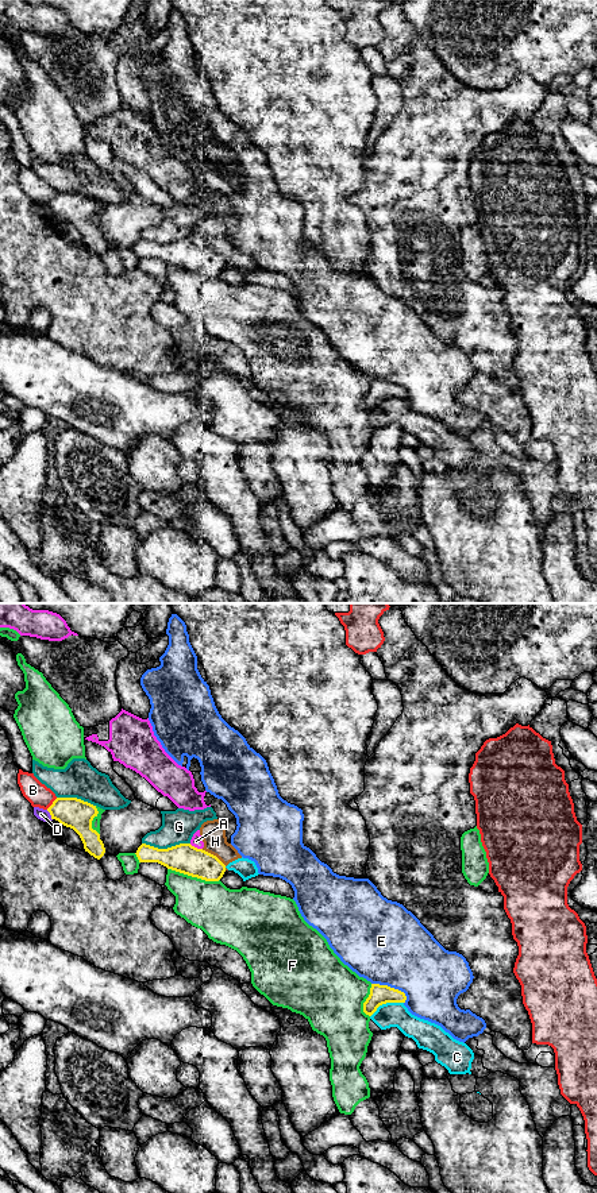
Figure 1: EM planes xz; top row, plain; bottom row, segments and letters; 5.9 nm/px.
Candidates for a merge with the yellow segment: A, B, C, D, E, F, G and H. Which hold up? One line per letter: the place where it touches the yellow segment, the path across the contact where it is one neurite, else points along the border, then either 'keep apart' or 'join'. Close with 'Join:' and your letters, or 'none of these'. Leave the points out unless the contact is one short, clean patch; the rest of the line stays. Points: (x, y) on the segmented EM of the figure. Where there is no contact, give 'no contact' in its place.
A: contact xz (196, 848); keep apart
B: contact xz (53, 803); keep apart
C: contact xz (385, 1003); keep apart
D: contact xz (50, 814); keep apart
E: contact xz (392, 988); keep apart
F: contact xz (193, 876); keep apart
G: contact xz (168, 848); keep apart
H: contact xz (212, 854); keep apart
Join: none of these

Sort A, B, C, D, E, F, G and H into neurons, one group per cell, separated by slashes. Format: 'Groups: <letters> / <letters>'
Groups: A C H / B / D / E / F / G

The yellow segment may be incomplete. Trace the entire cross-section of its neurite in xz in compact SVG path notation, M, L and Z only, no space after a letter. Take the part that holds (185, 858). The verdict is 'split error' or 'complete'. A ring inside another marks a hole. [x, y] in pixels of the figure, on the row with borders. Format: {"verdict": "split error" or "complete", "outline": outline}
{"verdict": "complete", "outline": "M142 843L135 854L139 862L158 862L167 869L205 881L219 881L226 872L226 865L216 856L190 843L180 843L167 849Z"}

